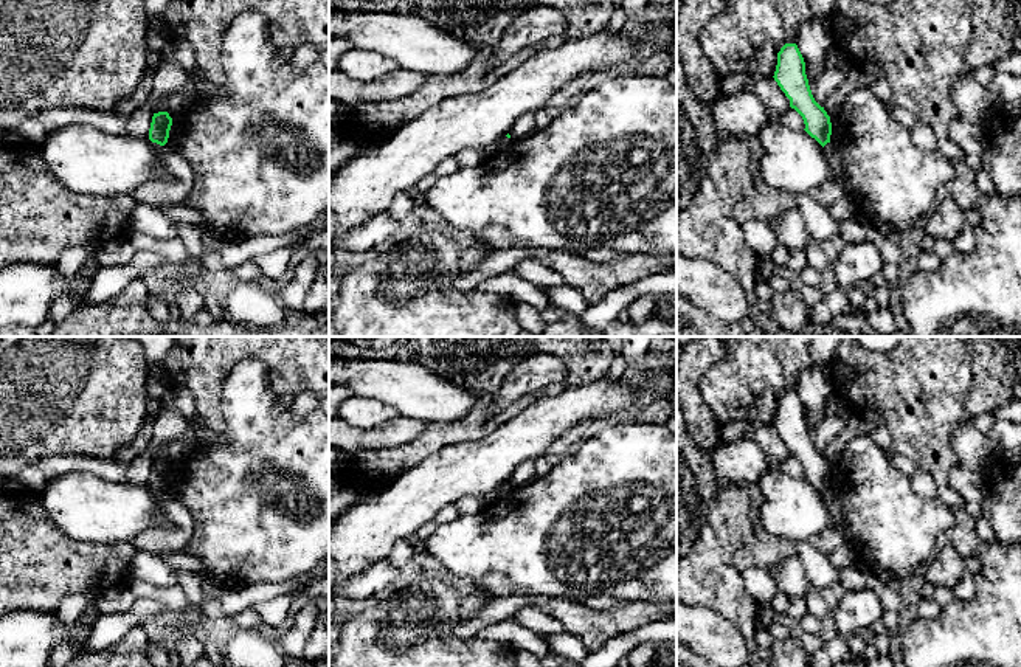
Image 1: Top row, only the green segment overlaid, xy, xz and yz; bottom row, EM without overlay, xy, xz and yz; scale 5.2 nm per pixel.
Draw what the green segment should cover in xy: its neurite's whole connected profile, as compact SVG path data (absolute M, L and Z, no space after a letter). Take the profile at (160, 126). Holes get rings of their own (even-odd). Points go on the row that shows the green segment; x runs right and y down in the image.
M168 112L154 113L151 129L149 129L149 140L160 146L164 146L169 138L169 130L172 126L172 118Z

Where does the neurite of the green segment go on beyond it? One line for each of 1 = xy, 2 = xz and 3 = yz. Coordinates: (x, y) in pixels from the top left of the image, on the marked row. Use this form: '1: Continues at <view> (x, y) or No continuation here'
1: No continuation here
2: No continuation here
3: No continuation here

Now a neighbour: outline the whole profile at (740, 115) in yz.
M746 90L735 95L722 93L712 104L712 115L722 140L757 137L771 121L762 101Z

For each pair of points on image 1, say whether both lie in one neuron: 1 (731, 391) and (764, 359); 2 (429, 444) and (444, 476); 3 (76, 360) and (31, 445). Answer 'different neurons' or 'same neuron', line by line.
1: same neuron
2: different neurons
3: same neuron

